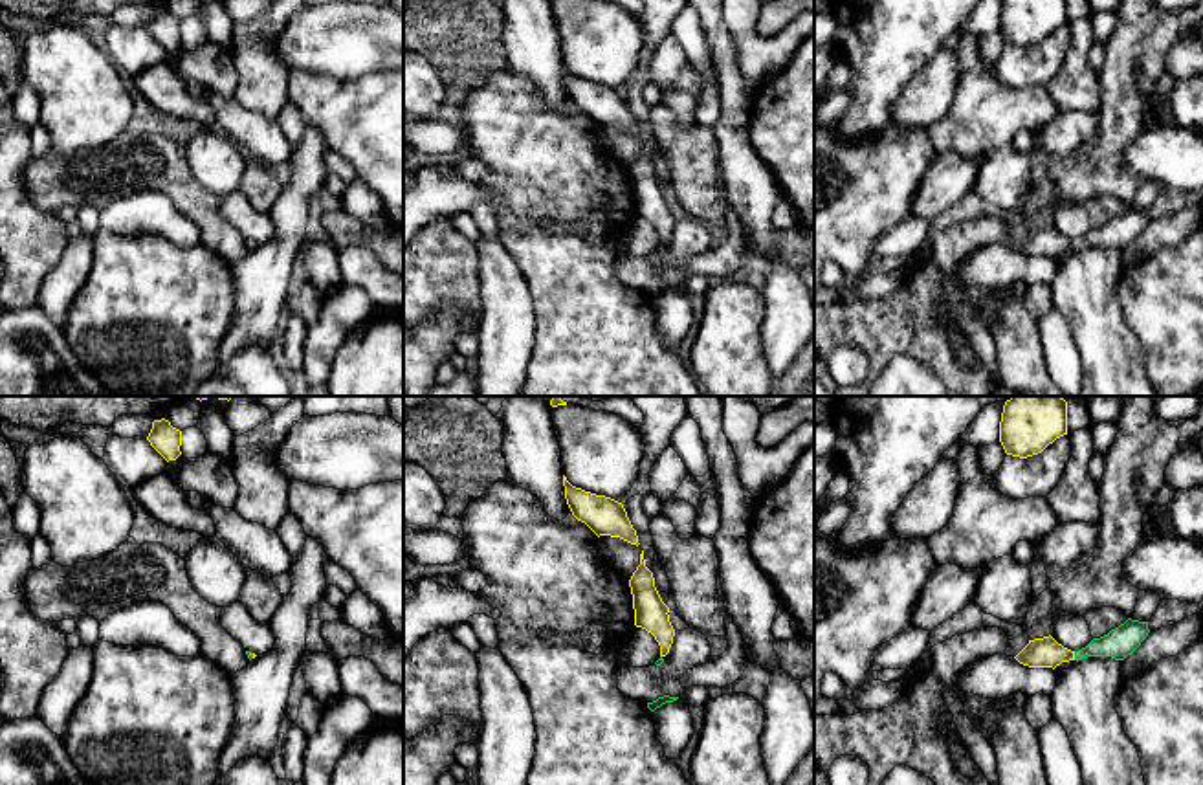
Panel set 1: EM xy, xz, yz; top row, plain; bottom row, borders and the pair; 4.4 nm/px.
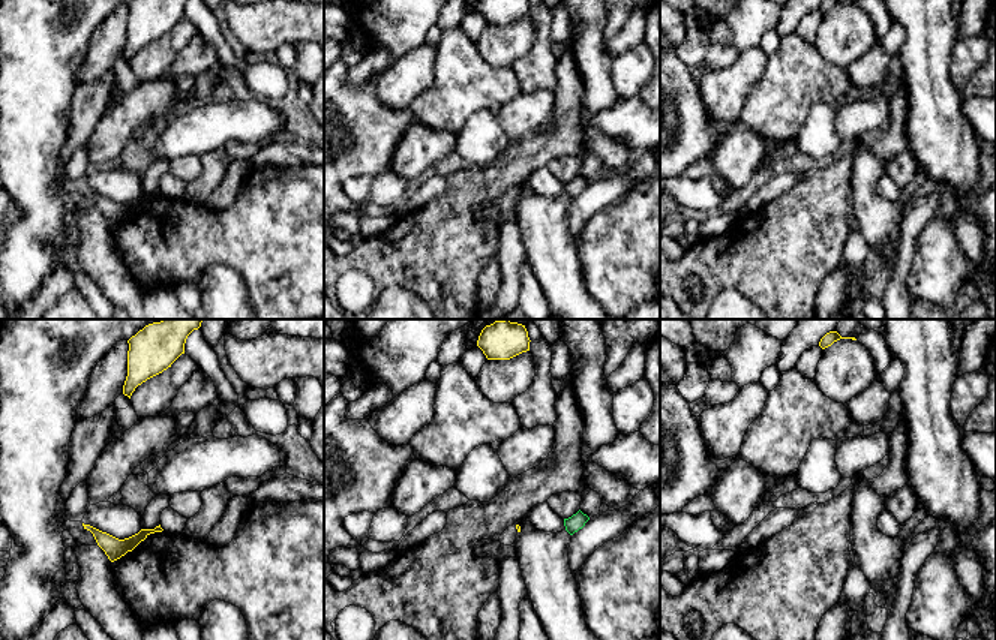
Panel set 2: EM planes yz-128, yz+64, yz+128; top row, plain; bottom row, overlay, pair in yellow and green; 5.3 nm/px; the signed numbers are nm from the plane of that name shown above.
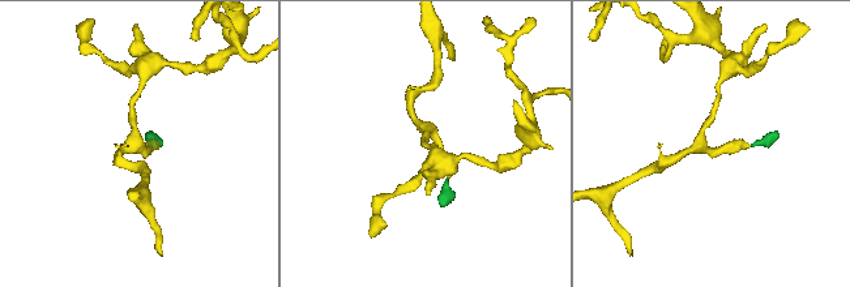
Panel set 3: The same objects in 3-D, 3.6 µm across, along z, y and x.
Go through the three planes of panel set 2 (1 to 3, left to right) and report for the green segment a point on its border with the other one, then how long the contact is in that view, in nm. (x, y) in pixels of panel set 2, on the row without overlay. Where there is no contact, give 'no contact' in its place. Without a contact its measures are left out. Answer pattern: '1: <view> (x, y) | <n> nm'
1: no contact
2: no contact
3: no contact

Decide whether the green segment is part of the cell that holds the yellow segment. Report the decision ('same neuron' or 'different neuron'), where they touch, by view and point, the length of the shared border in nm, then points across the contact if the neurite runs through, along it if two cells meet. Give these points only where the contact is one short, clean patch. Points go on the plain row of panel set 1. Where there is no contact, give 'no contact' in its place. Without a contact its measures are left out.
same neuron; meets yellow in yz at (1073, 244); contact 40 nm long; runs through yz (1046, 241), (1073, 244), (1123, 230)

